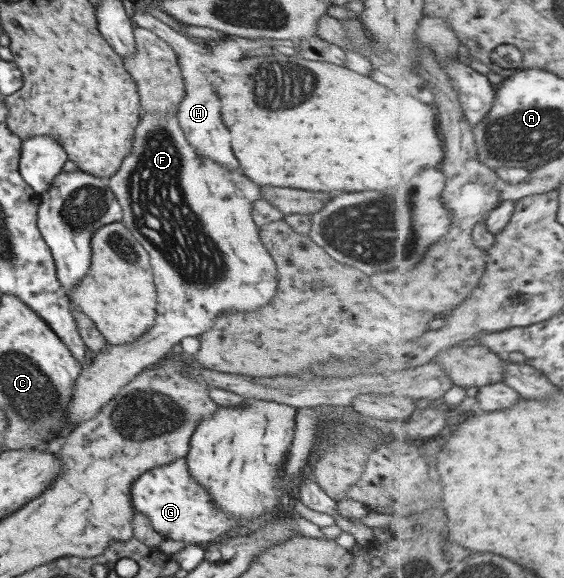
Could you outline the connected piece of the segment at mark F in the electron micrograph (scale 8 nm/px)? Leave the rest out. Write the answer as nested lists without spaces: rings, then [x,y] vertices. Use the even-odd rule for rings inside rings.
[[[140,115],[129,155],[121,161],[119,169],[107,178],[108,186],[122,209],[120,222],[149,253],[156,291],[155,317],[150,329],[135,343],[126,346],[107,344],[107,347],[96,353],[89,365],[83,364],[83,369],[75,378],[73,397],[66,410],[66,421],[70,427],[76,428],[97,415],[128,381],[139,376],[141,371],[161,363],[173,353],[173,347],[177,347],[184,337],[196,338],[209,330],[219,314],[225,314],[229,309],[253,311],[274,297],[278,275],[275,273],[274,261],[259,239],[258,227],[251,213],[252,203],[260,199],[259,189],[237,171],[219,167],[219,163],[211,163],[209,159],[201,161],[193,147],[187,145],[179,128],[176,115]]]

